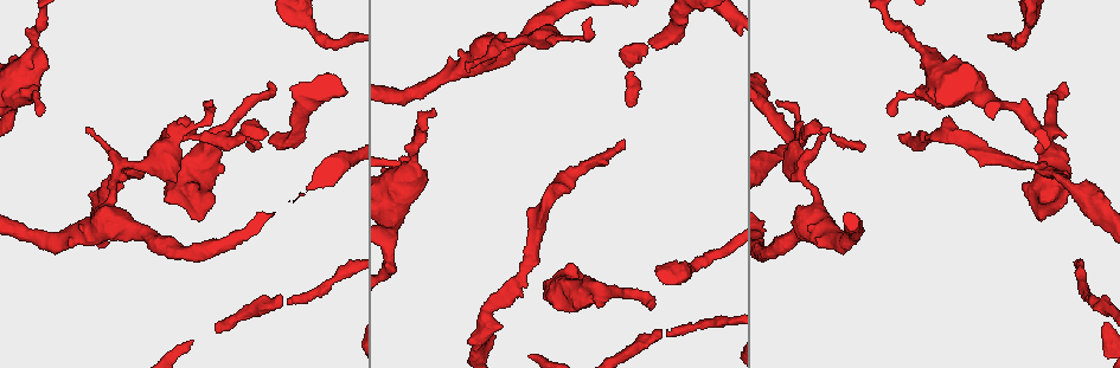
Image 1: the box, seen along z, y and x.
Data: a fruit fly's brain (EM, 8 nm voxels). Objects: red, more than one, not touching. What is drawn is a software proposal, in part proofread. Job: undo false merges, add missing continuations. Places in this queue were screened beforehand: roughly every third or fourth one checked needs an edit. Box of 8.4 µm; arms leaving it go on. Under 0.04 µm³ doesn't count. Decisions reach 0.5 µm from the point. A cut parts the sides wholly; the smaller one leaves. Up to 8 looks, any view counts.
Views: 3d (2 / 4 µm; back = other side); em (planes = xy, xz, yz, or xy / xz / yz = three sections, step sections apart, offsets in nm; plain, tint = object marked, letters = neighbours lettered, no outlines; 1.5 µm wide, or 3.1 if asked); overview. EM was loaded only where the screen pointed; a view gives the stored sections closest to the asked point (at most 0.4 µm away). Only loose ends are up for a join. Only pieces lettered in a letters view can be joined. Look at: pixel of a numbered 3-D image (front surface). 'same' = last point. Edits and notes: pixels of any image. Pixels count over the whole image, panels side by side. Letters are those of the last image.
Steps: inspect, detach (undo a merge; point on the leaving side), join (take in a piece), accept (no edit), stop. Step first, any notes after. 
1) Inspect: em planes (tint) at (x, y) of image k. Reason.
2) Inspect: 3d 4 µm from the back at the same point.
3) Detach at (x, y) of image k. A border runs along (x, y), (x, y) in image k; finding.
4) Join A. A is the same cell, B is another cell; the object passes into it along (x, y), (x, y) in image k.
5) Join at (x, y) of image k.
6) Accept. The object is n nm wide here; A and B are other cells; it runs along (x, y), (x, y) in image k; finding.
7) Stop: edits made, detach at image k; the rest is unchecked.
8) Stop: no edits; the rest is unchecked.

Inspect: em xz step 4 (tint) at (647, 304) of image 1. Free end.

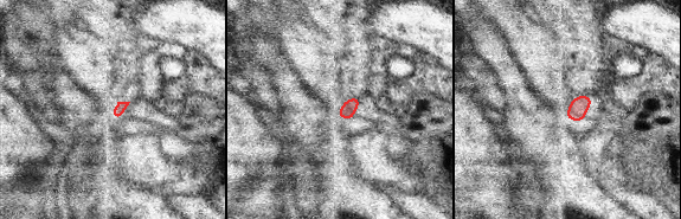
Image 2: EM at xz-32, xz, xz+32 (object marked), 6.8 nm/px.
Inspect: em planes (letters) at the same point. Cut it another way.

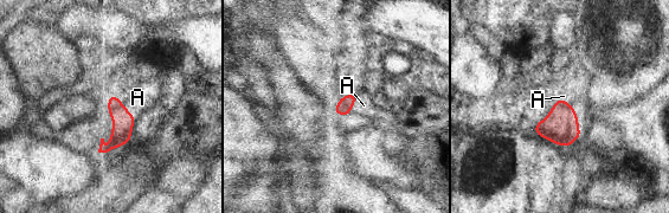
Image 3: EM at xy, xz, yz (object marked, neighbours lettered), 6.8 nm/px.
Join A. A is the same cell; the neuron continues.

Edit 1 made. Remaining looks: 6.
Inspect: 3d 2 µm at (625, 140) of image 1. Long arm stops here.

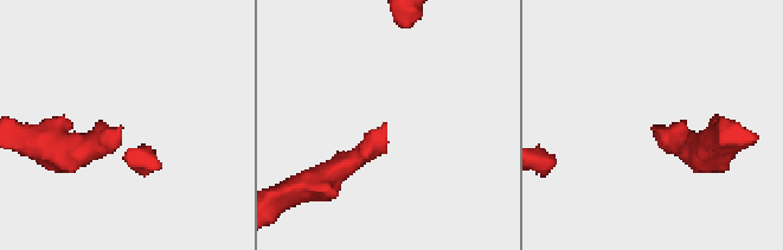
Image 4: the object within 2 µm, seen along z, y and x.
Inspect: em planes (letters) at (385, 128) of image 4.

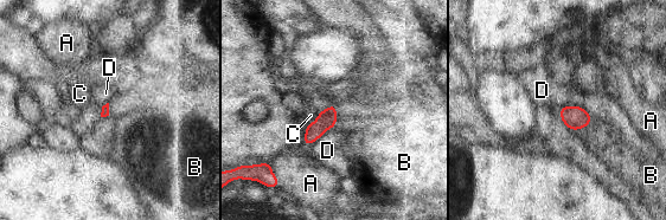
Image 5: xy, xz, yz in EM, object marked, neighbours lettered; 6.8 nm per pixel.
Accept. A, B, C and D are other cells; a border runs along (561, 105), (581, 105), (593, 117) in image 5; no lettered piece goes on from it.

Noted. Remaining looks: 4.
Inspect: 3d 2 µm at (467, 72) of image 1. Thin end.

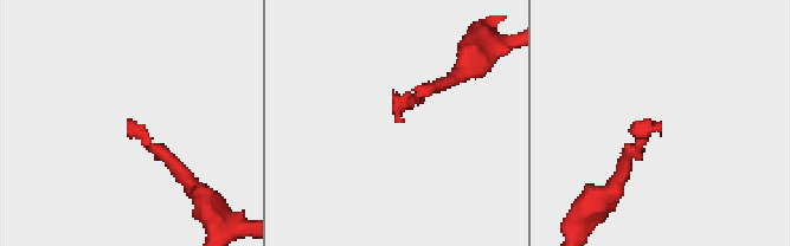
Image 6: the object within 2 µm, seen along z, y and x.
Inspect: em yz step 8 (letters) at (403, 121) of image 6. Now the EM.

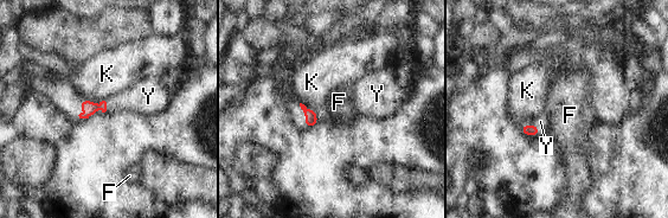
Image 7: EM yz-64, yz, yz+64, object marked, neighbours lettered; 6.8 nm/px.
Inspect: em planes (letters) at the same point. Another direction.

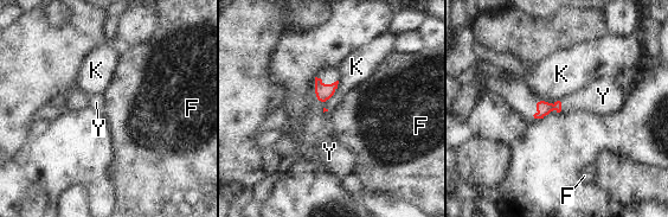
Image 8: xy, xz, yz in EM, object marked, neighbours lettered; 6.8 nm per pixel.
Join Y. The longest contact is with K, 140 nm; Y is the same cell, F and K are other cells; the object passes into it along (545, 108), (559, 112), (593, 99) in image 8; the neuron continues.

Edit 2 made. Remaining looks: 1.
Stop: edits made, join at image 3, join at image 8; the rest is unchecked.

